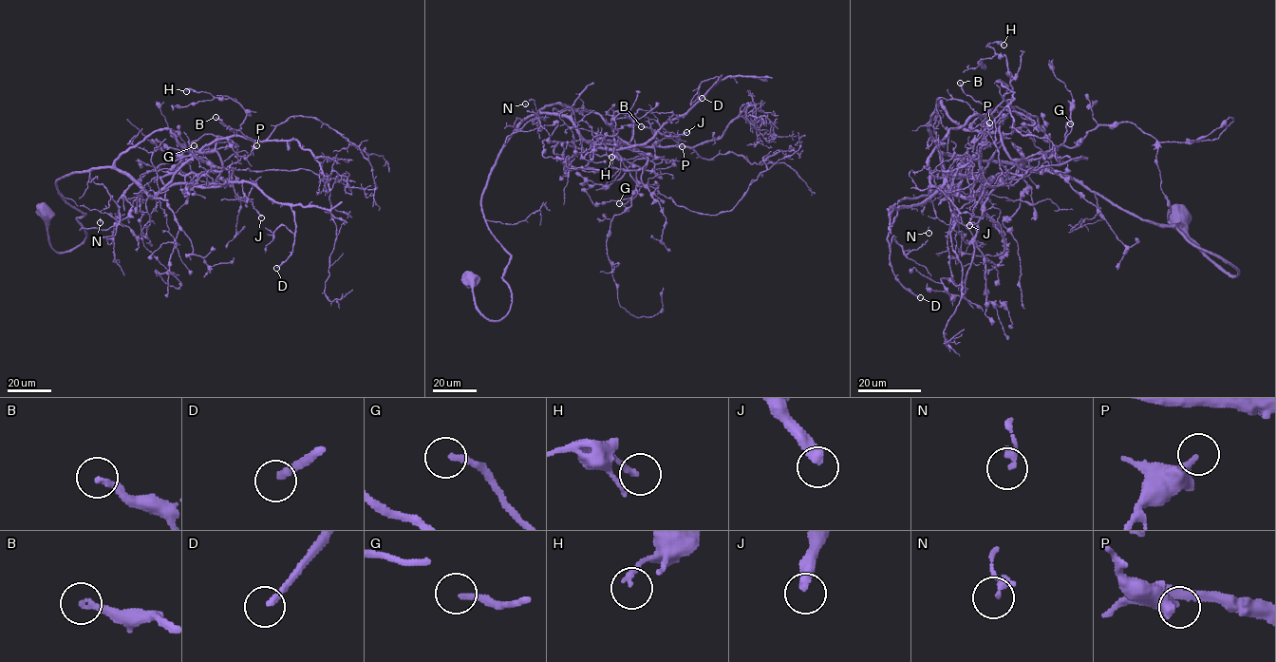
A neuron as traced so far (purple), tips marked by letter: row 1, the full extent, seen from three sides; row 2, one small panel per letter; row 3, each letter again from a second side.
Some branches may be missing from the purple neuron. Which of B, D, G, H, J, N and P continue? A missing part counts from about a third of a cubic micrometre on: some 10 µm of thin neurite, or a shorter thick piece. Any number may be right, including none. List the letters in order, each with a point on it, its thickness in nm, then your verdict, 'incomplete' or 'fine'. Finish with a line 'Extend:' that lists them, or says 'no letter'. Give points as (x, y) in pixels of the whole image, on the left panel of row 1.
B: place (215, 117); calibre 240 nm; incomplete
D: place (276, 268); calibre 240 nm; incomplete
G: place (194, 145); calibre 240 nm; incomplete
H: place (186, 91); calibre 200 nm; fine
J: place (261, 217); calibre 400 nm; fine
N: place (100, 222); calibre 280 nm; fine
P: place (256, 145); calibre 400 nm; fine
Extend: B, D, G

